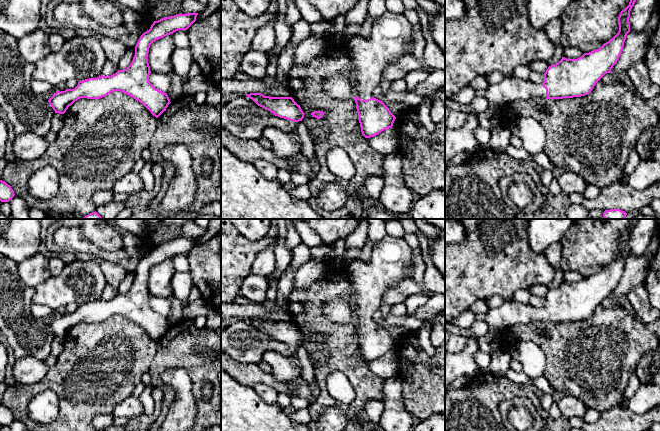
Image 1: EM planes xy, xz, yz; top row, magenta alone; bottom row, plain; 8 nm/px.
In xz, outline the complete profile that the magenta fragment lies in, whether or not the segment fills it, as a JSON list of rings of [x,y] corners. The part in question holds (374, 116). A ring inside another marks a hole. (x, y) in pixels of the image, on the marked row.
[[[385,12],[373,24],[368,38],[352,37],[346,43],[347,54],[351,60],[352,76],[355,80],[355,103],[362,135],[370,138],[392,128],[396,117],[389,108],[373,97],[373,90],[380,85],[384,69],[398,58],[412,55],[414,34],[418,28],[413,26],[404,14]]]

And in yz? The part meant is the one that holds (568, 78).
[[[636,0],[620,12],[619,31],[599,49],[584,53],[577,59],[562,59],[548,67],[544,82],[539,85],[531,81],[504,77],[501,82],[490,85],[486,98],[491,106],[505,106],[515,101],[545,101],[585,96],[619,60],[627,34],[630,32],[630,11]]]

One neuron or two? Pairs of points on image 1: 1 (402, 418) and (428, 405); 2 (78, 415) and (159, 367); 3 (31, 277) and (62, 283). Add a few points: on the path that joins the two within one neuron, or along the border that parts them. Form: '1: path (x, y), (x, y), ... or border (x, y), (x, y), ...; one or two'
1: border (402, 392), (404, 407), (414, 418); two
2: border (158, 348), (157, 354), (148, 370); two
3: border (51, 276), (34, 288); two

